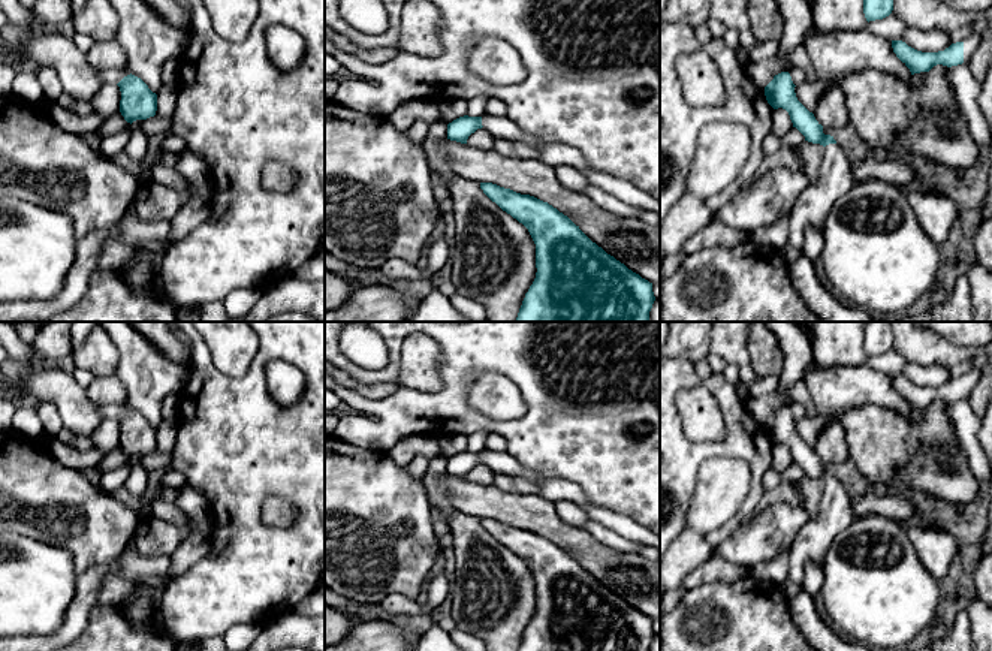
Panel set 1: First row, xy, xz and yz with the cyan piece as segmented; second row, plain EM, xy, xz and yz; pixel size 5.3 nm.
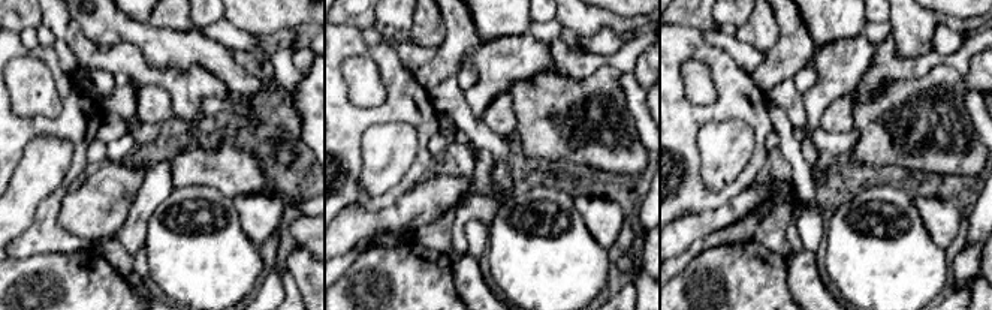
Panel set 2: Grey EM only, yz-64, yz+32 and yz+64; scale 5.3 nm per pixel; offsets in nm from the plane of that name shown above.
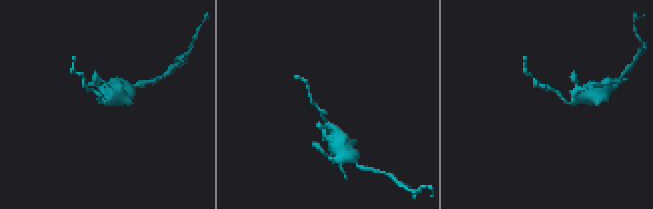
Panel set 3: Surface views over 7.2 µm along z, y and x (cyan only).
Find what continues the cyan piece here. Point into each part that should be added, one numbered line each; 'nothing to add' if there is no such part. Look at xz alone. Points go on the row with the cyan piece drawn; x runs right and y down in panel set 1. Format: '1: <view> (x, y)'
nothing to add

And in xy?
nothing to add

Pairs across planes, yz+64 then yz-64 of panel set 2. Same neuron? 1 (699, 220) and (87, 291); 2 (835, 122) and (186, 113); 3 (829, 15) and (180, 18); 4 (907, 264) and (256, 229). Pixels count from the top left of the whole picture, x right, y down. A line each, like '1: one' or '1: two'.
1: two
2: two
3: one
4: two

